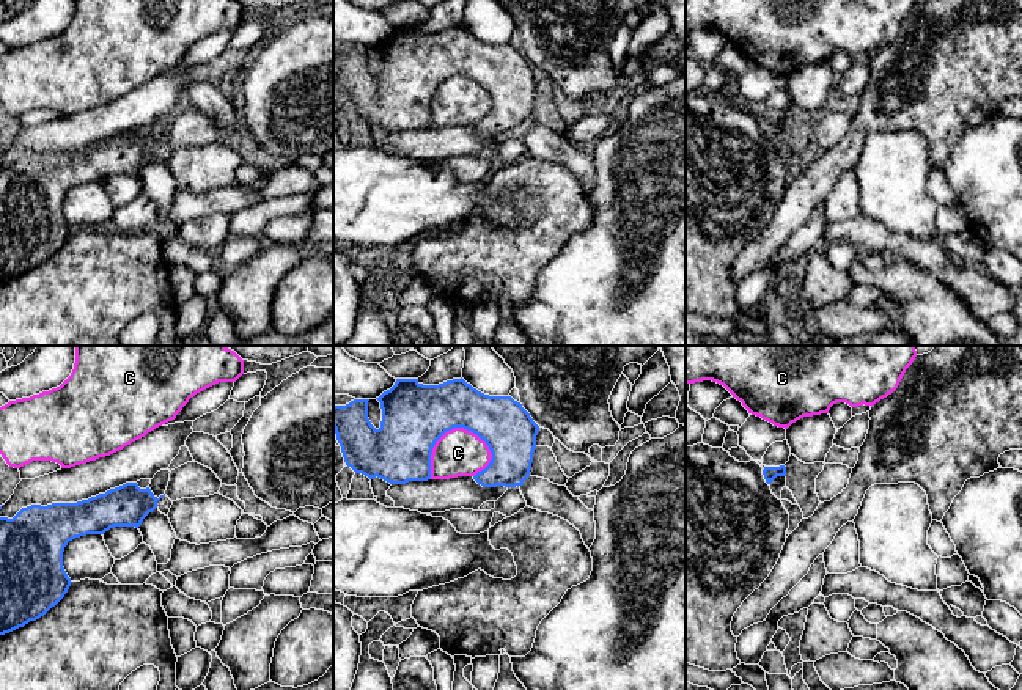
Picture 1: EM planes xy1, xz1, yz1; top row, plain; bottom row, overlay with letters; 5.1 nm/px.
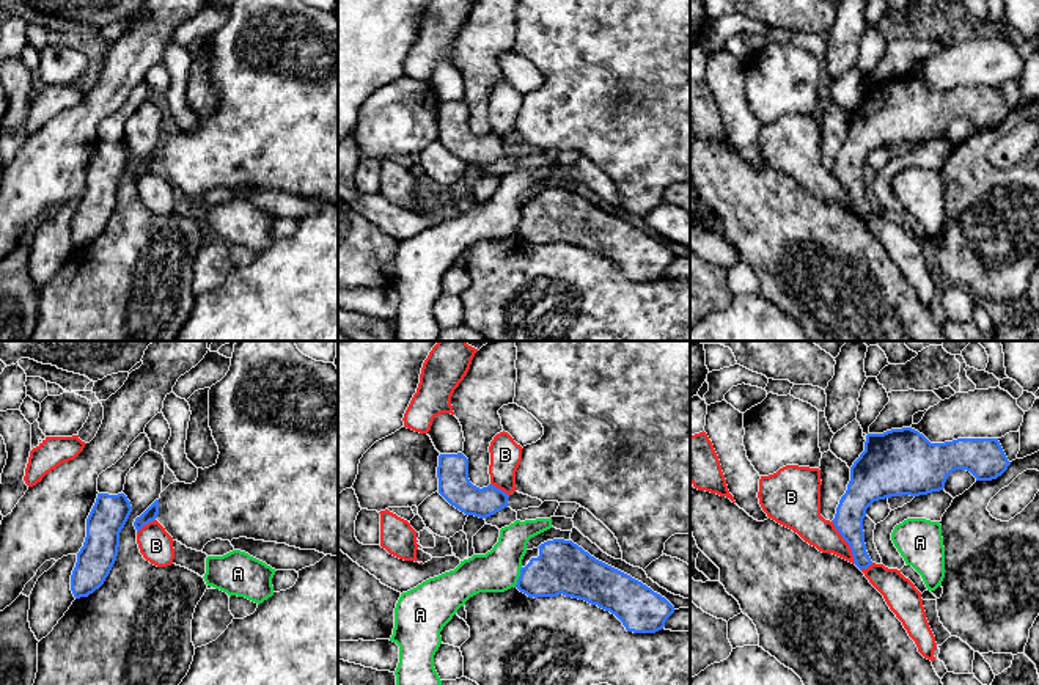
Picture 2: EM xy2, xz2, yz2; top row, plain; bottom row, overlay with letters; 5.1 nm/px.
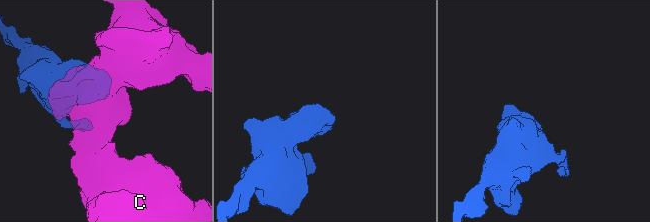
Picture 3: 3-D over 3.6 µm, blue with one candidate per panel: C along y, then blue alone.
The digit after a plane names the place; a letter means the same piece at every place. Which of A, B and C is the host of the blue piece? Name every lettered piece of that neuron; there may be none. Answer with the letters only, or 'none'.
none

